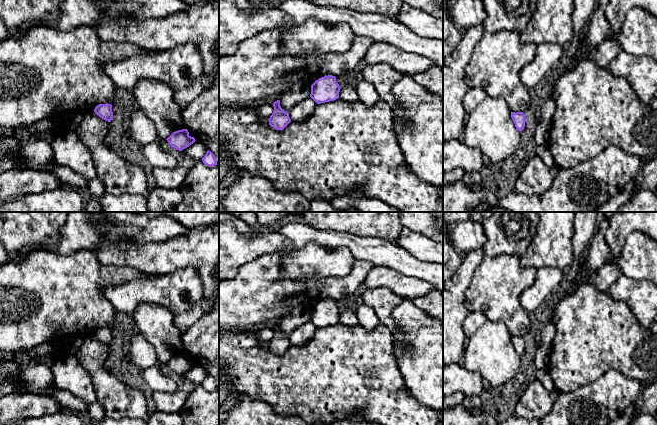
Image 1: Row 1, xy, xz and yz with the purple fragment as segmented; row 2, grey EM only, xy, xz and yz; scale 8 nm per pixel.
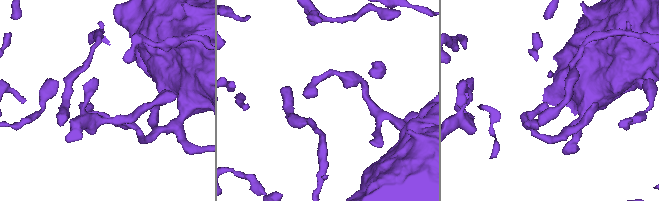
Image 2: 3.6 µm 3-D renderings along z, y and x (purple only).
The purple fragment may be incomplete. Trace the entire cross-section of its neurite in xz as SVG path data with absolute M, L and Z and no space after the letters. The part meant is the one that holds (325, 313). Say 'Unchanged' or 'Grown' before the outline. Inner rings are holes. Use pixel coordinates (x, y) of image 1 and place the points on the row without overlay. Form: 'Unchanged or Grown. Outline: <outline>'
Unchanged. Outline: M324 300L311 309L310 321L317 328L334 325L339 322L340 313L335 300Z

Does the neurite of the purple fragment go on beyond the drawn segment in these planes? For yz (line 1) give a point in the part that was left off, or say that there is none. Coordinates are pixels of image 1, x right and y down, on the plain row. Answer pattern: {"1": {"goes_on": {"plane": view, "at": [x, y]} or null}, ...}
{"1": {"goes_on": null}}

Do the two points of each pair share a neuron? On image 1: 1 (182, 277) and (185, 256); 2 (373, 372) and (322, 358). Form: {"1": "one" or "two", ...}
{"1": "two", "2": "one"}

